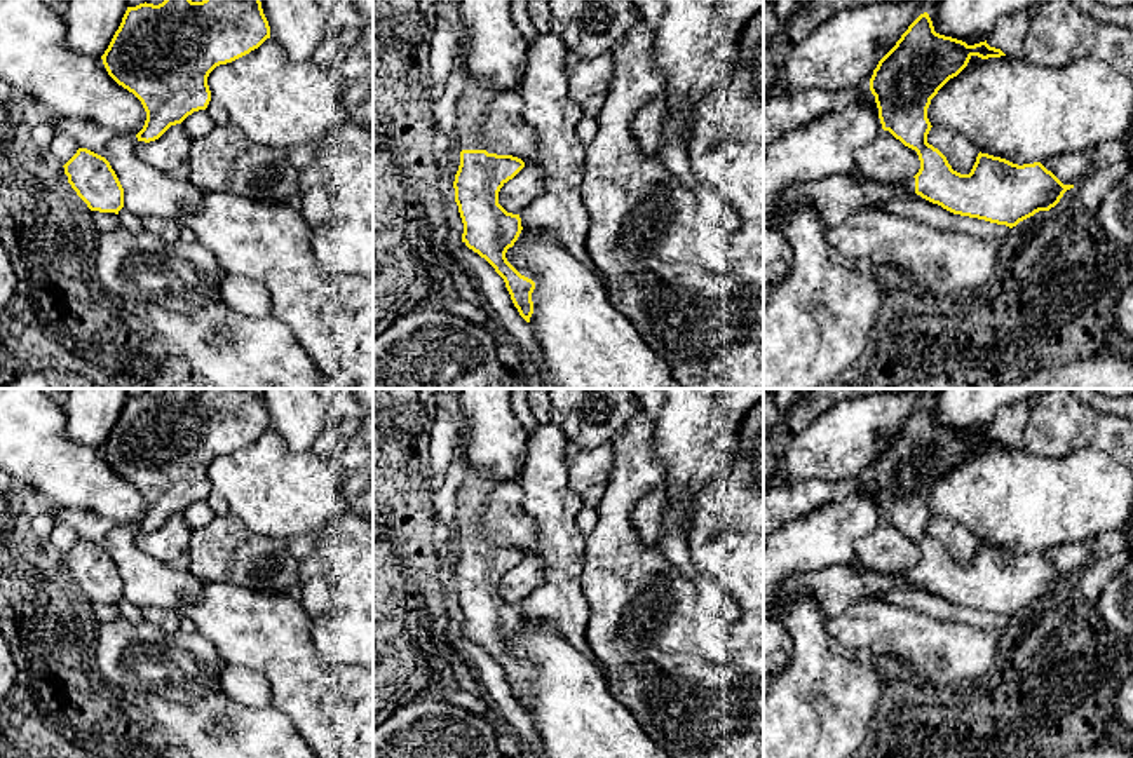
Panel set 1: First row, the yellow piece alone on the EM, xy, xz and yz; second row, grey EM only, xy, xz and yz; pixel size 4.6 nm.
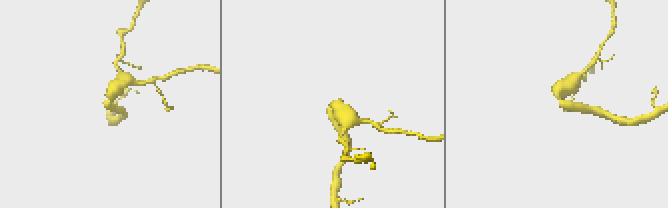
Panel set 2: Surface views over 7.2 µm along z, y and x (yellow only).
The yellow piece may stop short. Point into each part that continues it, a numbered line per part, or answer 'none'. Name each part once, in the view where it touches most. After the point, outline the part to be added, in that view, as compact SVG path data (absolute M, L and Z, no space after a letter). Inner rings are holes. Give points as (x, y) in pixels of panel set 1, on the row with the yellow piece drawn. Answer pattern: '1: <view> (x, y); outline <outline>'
1: xz (478, 94); outline M438 0L438 17L446 23L455 33L455 64L453 68L464 68L467 71L465 89L457 103L455 112L455 136L458 138L462 150L485 150L485 139L481 136L481 124L486 110L500 92L488 80L469 71L462 59L462 49L465 42L465 31L460 16L458 0Z

